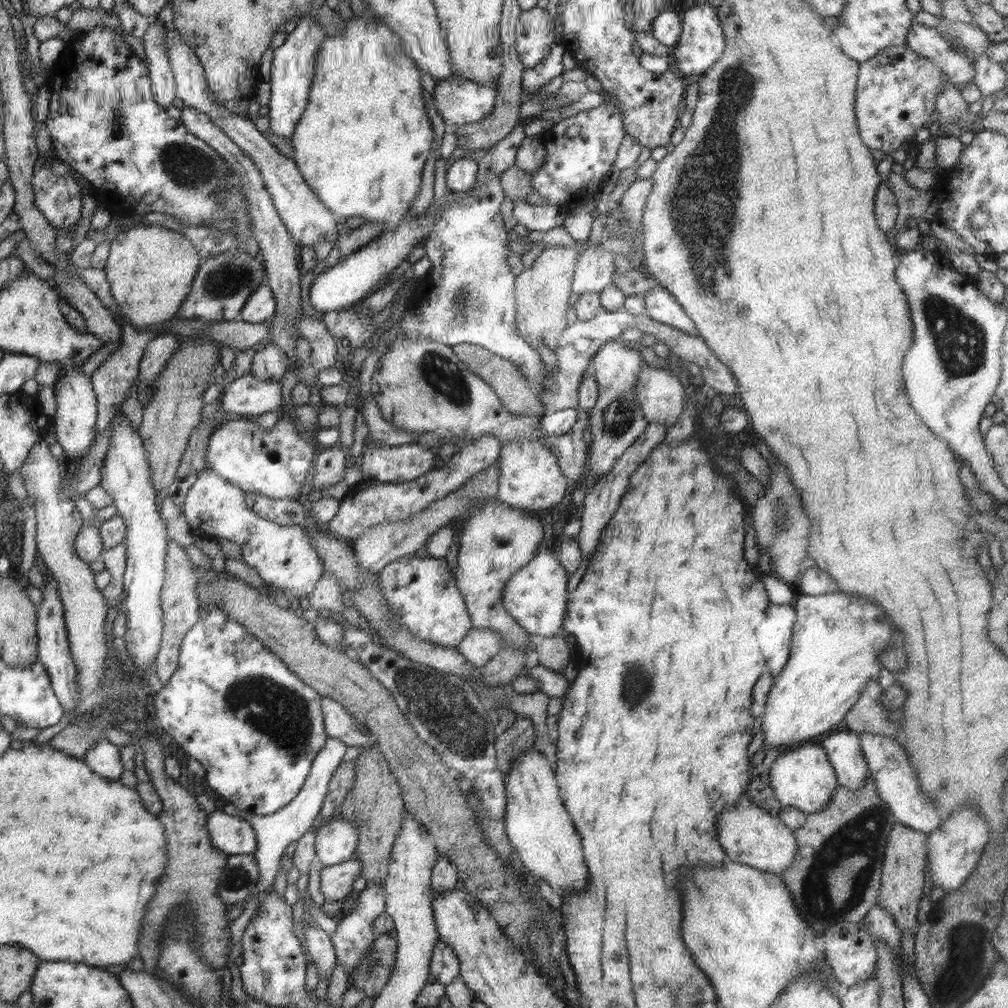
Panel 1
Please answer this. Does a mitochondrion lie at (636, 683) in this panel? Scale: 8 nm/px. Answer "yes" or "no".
yes

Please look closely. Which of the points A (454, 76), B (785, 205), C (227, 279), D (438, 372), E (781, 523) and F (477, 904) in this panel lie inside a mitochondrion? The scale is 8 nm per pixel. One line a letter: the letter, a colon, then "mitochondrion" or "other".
A: other
B: other
C: mitochondrion
D: mitochondrion
E: mitochondrion
F: other

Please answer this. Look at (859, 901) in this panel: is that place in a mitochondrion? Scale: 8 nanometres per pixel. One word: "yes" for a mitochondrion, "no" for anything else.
yes

